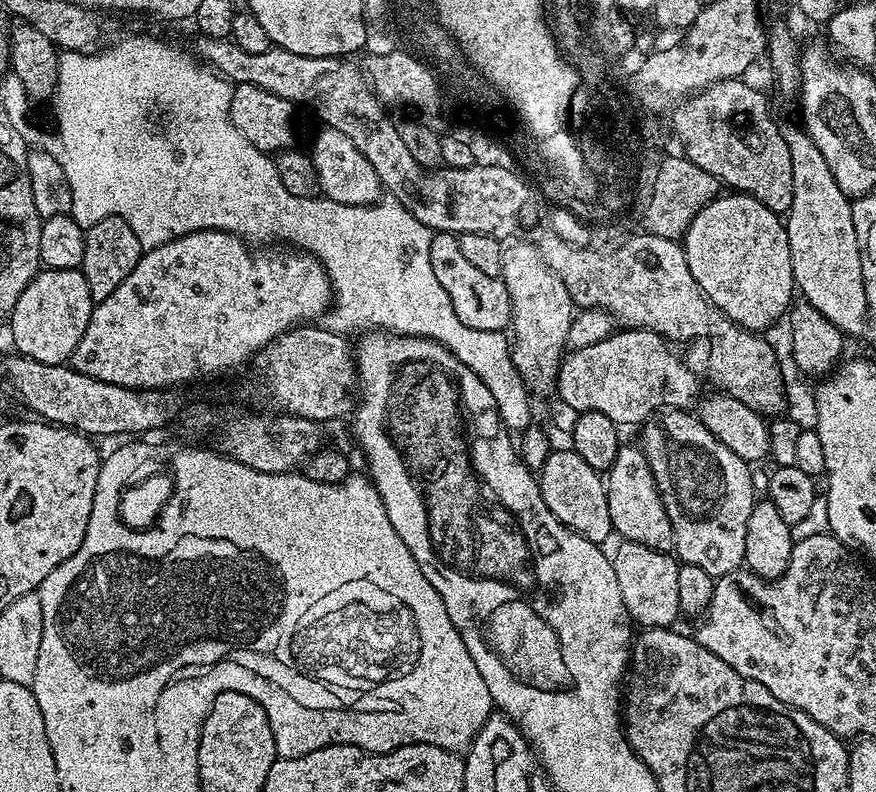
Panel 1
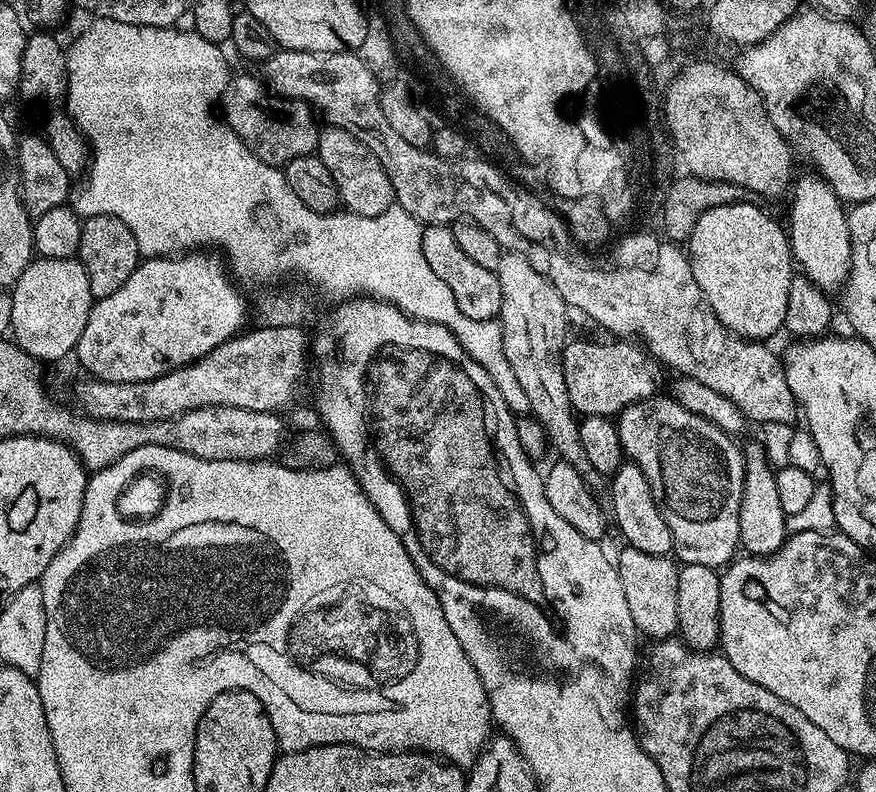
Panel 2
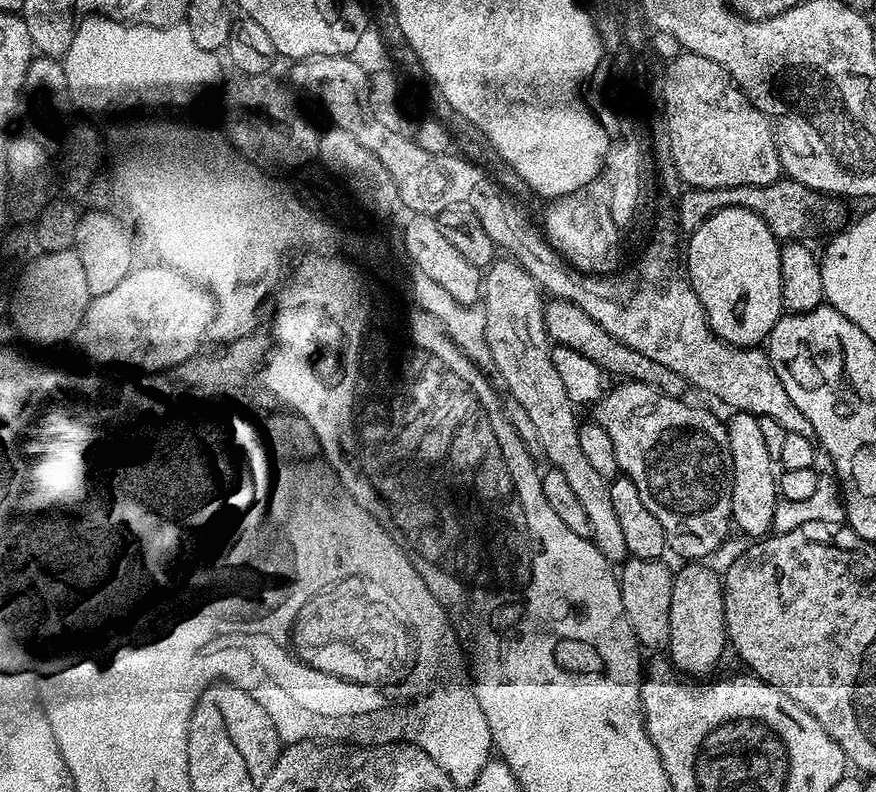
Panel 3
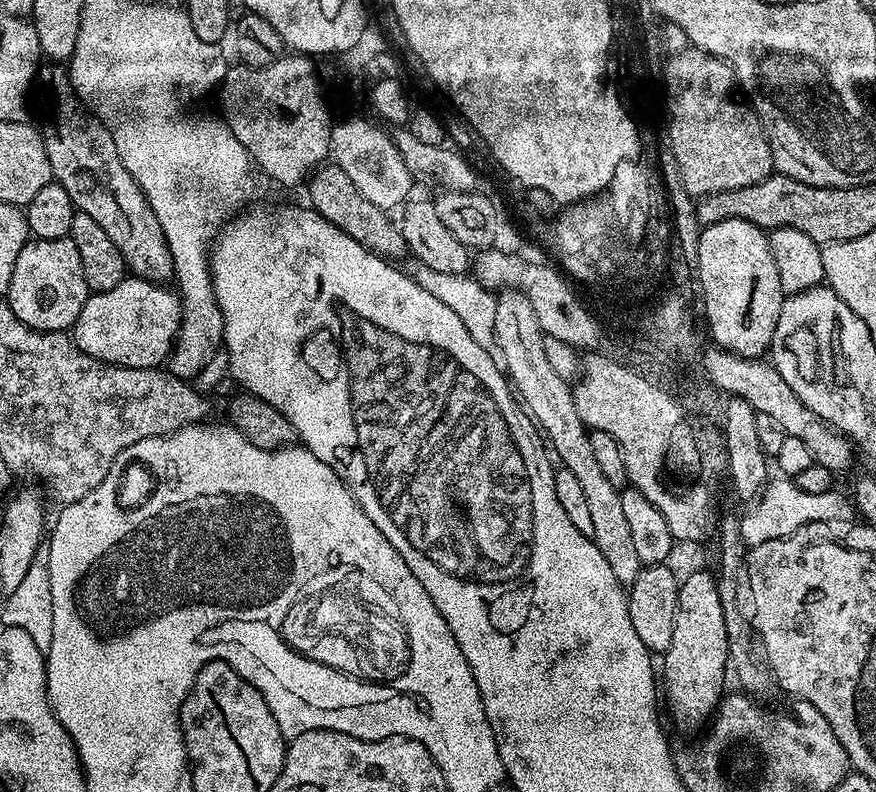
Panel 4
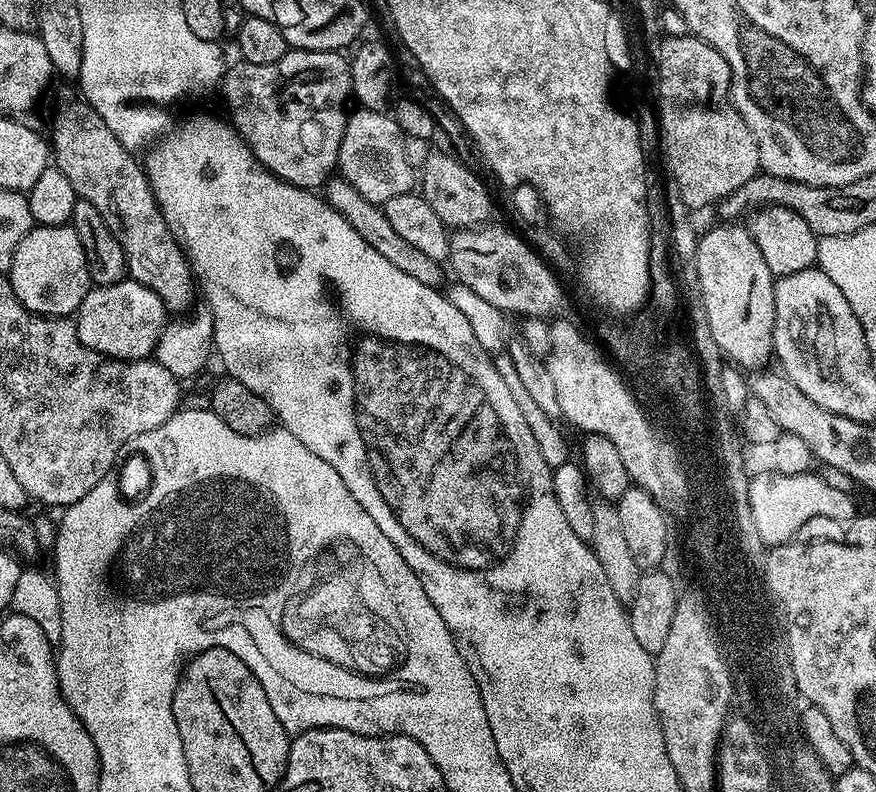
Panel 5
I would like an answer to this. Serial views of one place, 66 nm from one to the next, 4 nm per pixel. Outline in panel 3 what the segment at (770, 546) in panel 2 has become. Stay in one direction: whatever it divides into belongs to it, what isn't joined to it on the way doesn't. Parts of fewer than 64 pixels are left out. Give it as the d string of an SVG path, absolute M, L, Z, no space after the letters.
M738 411L731 415L727 417L726 427L730 438L730 458L734 458L732 523L752 536L748 538L763 538L773 531L772 519L778 503L778 464L770 458L757 417Z

